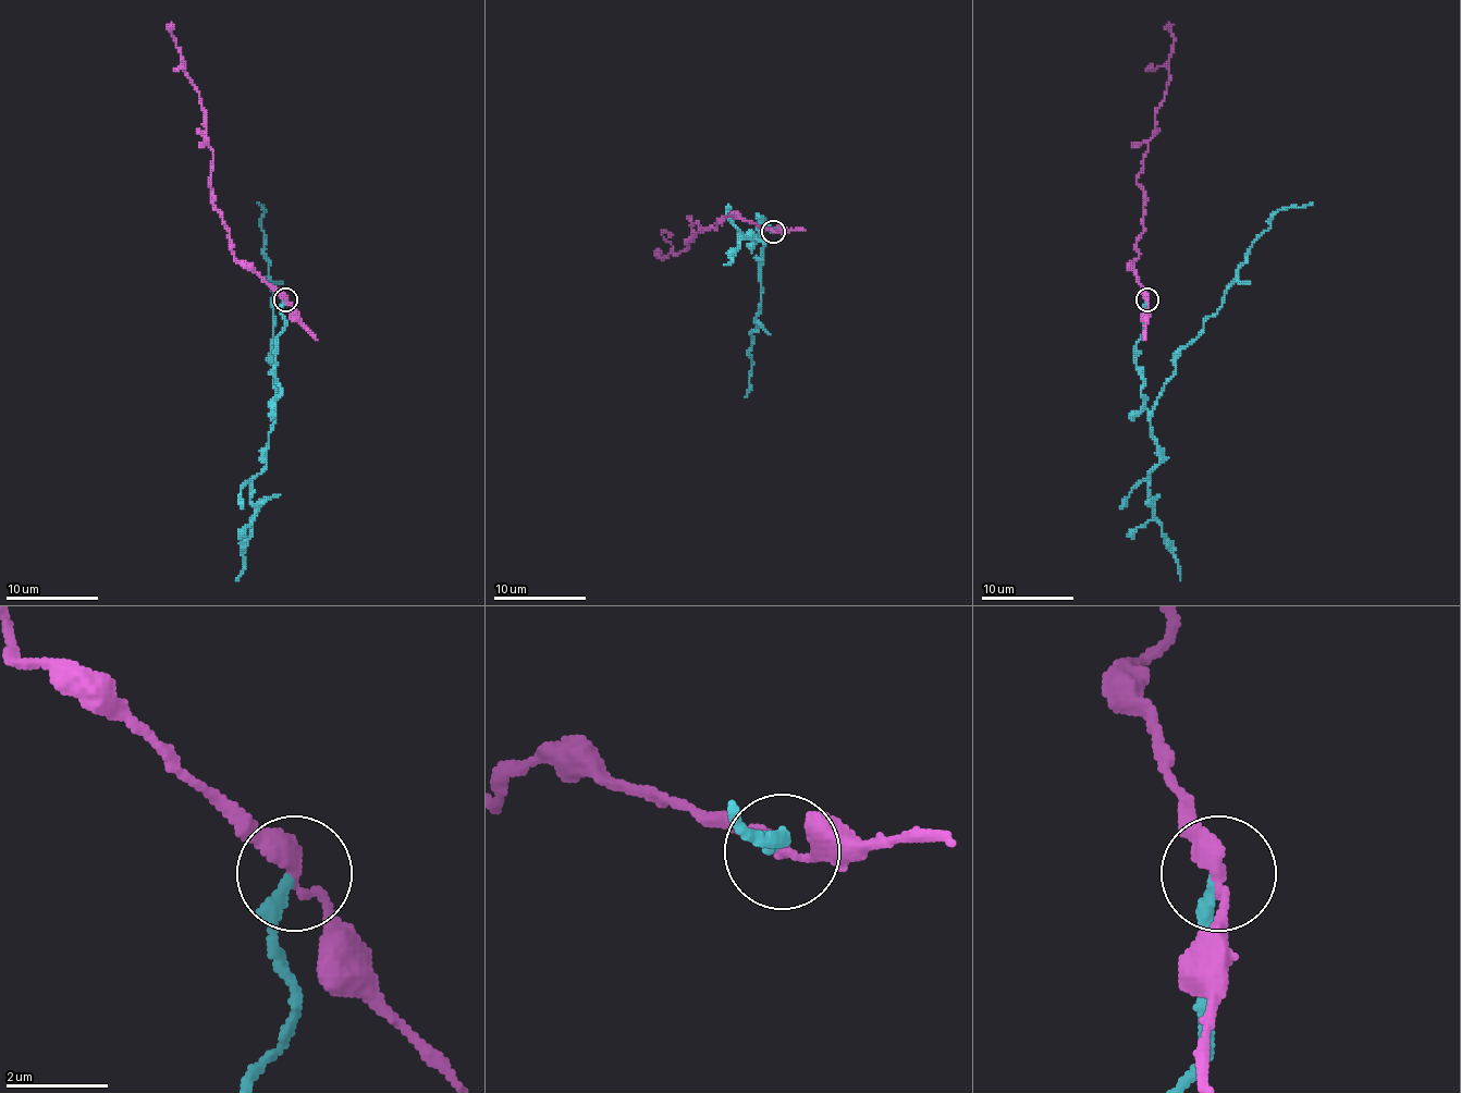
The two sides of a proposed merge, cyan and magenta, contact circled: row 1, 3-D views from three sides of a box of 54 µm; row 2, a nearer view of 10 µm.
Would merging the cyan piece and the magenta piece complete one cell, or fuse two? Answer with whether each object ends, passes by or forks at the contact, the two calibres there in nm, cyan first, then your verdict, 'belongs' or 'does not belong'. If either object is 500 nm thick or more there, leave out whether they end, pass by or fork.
cyan ends there; magenta passes by; 200 nm thick on the cyan side, 280 nm on the other; does not belong

